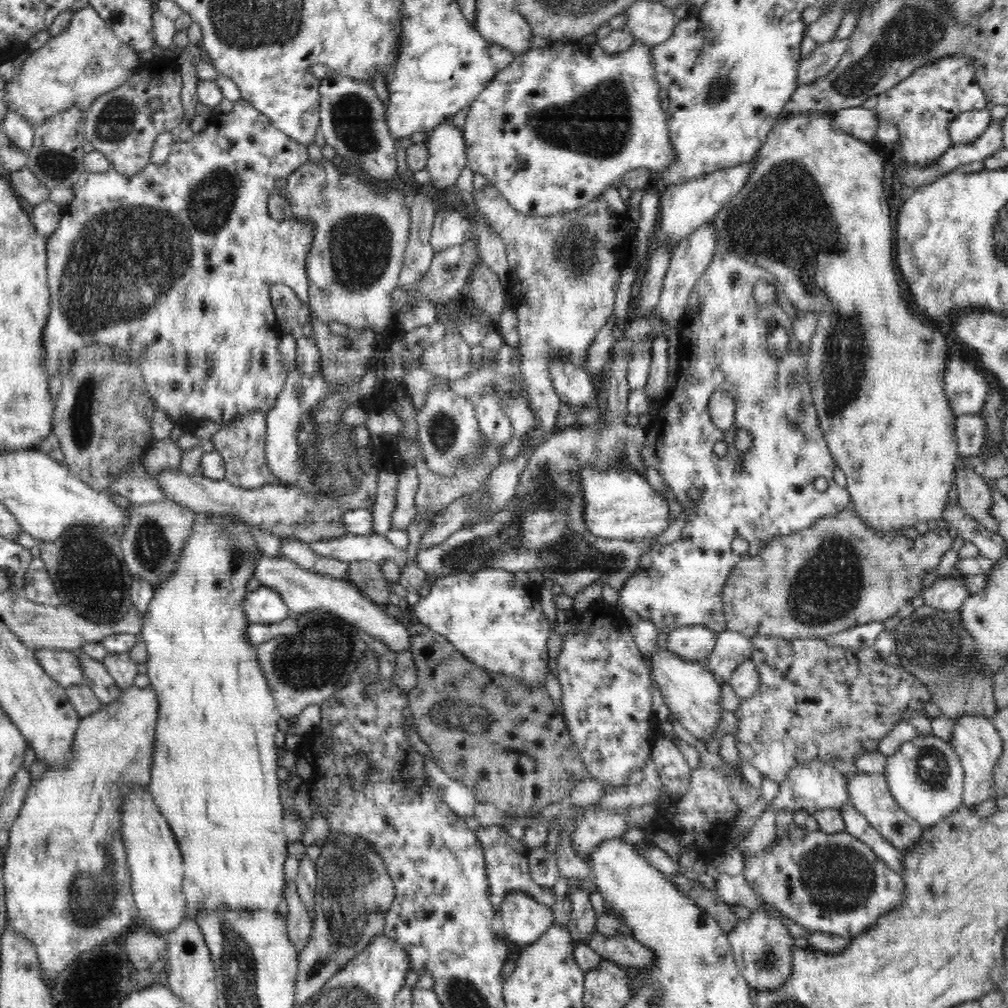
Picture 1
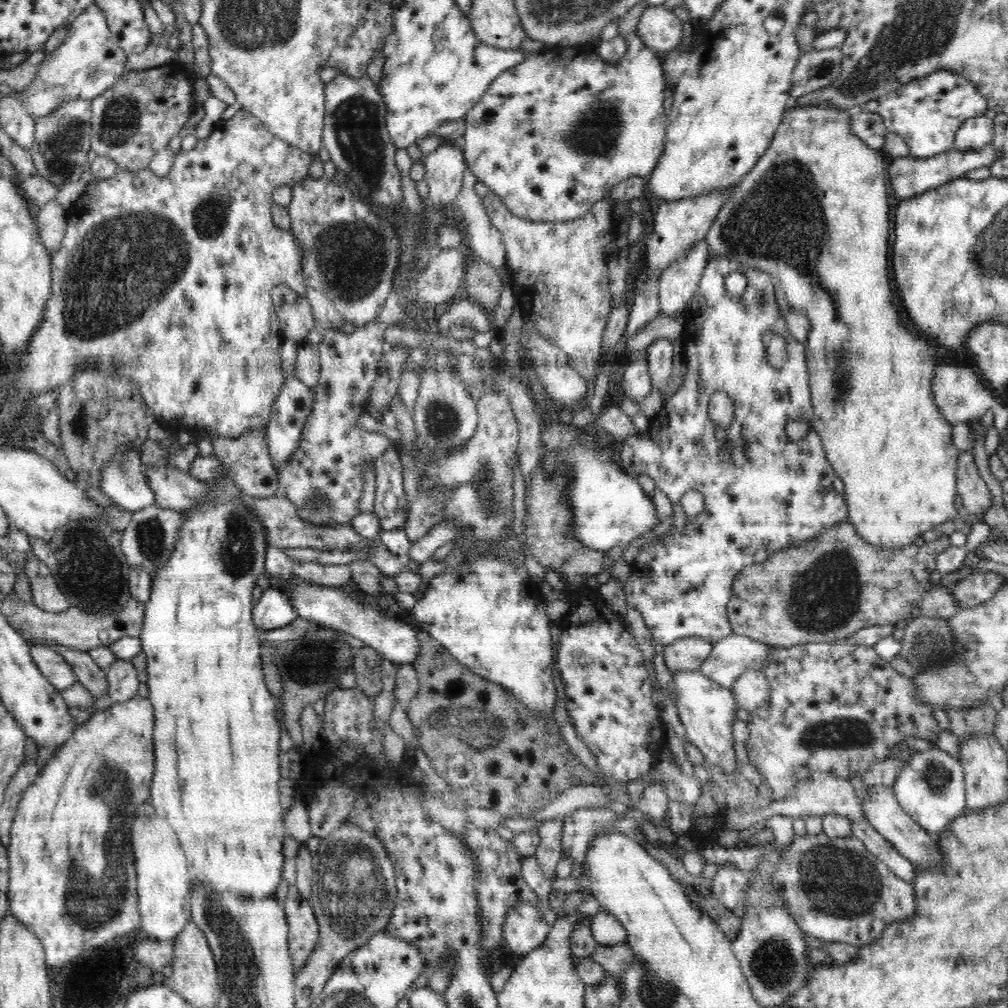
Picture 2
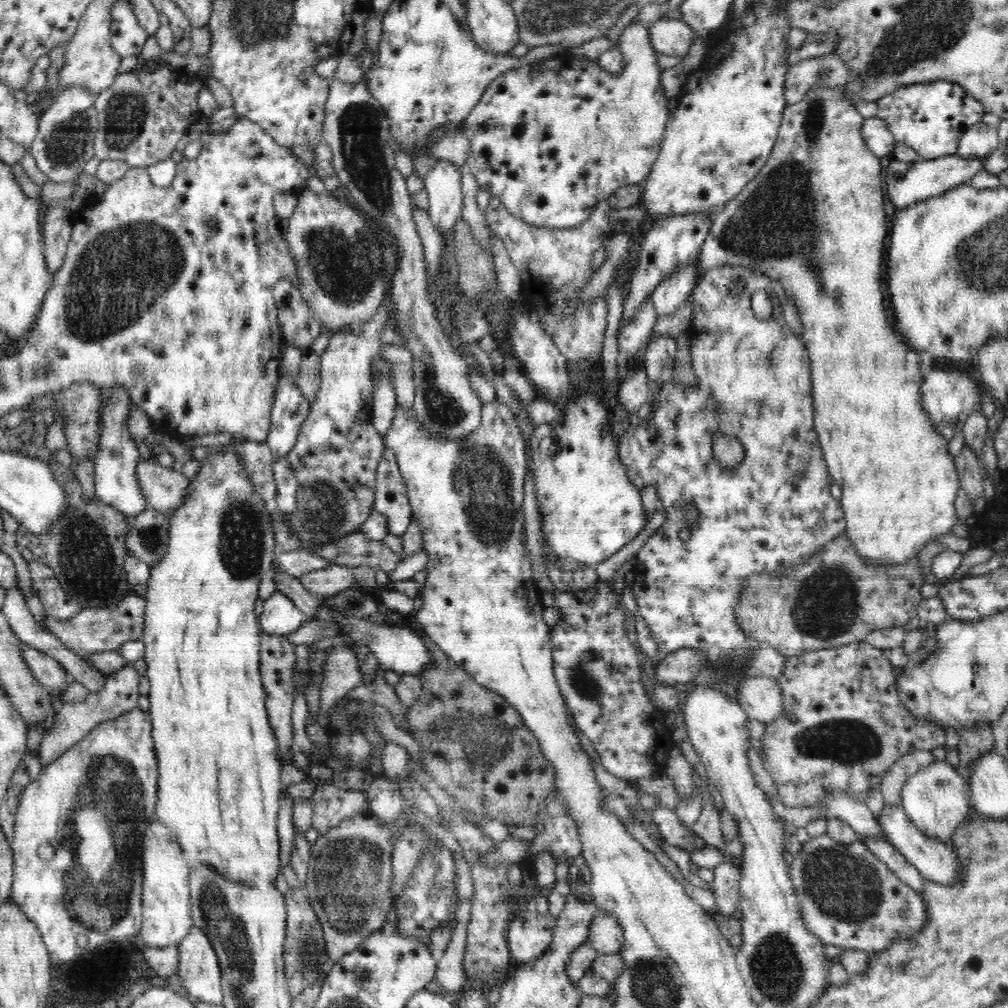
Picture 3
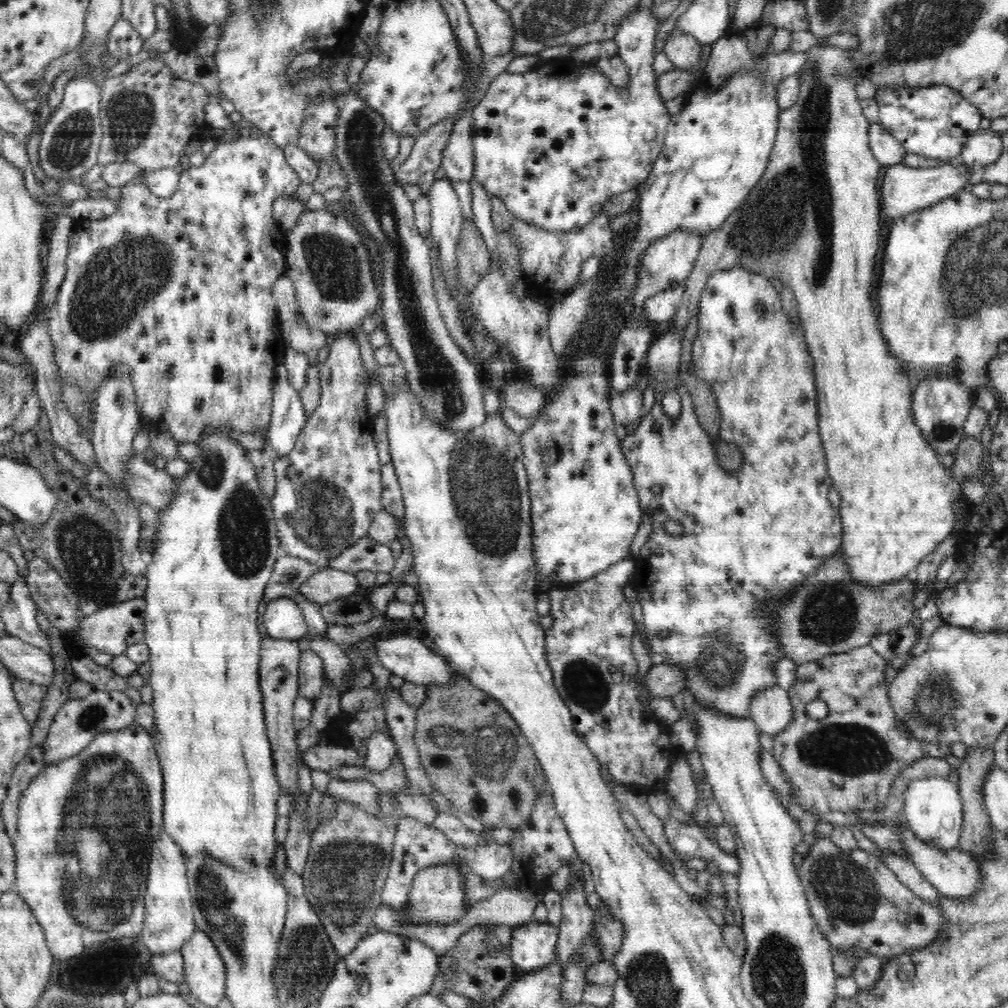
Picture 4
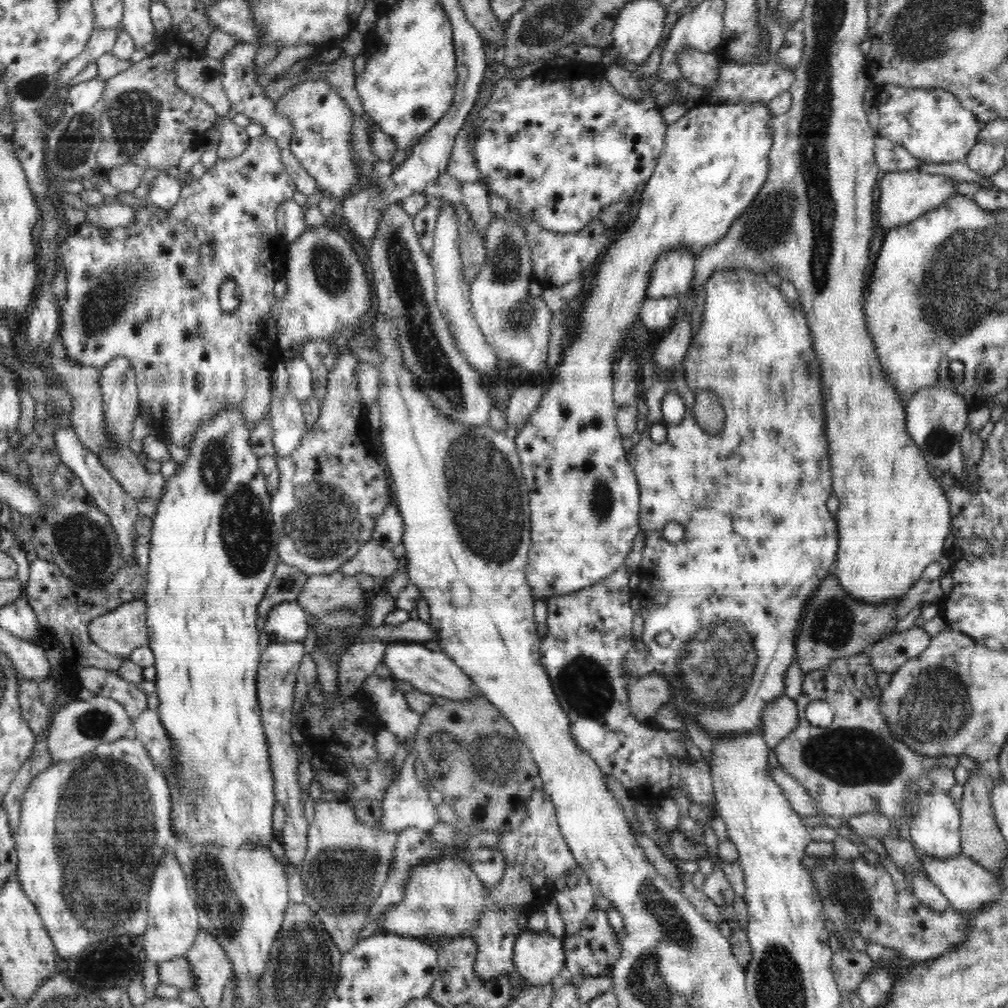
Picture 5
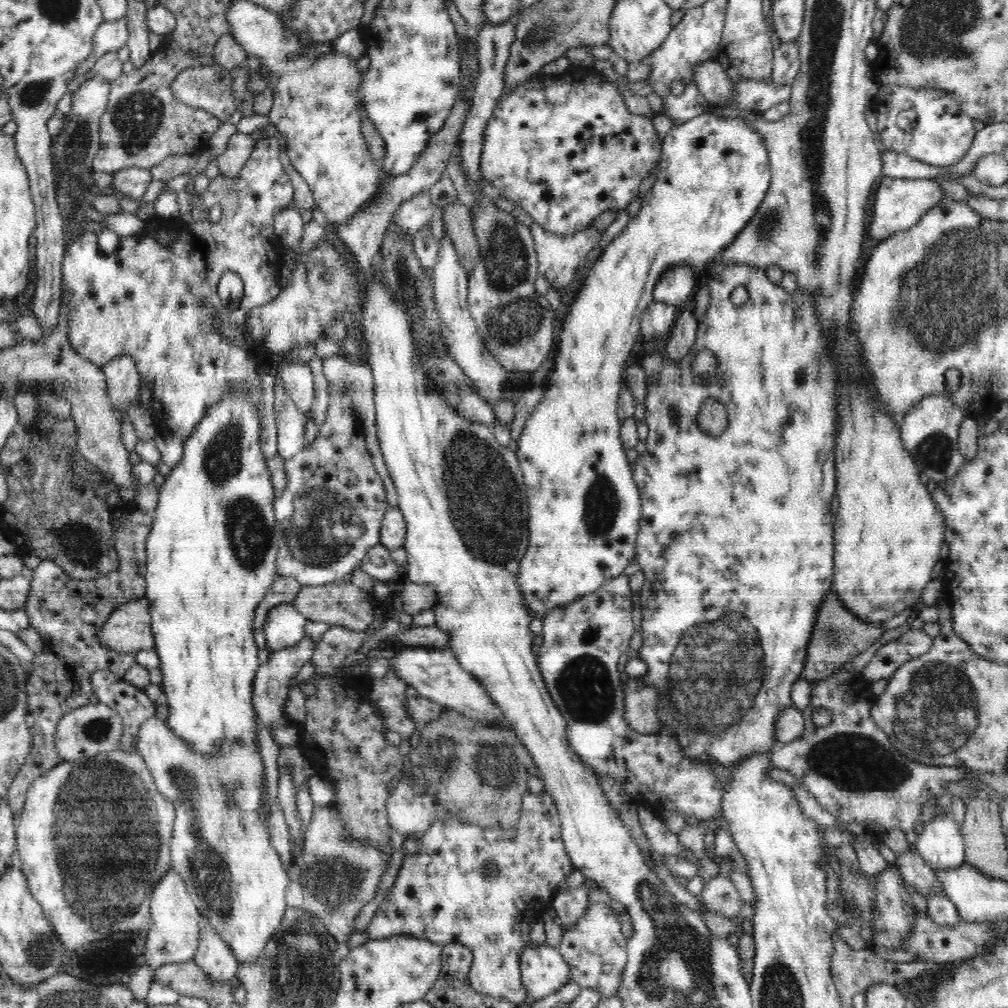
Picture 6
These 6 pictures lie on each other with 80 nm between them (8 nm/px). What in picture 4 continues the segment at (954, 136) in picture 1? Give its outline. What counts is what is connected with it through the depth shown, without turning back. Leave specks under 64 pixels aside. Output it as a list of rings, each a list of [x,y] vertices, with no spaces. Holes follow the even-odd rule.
[[[976,130],[974,136],[968,138],[968,144],[964,144],[964,150],[952,160],[970,168],[990,166],[998,160],[1003,149],[1001,136],[988,130]]]

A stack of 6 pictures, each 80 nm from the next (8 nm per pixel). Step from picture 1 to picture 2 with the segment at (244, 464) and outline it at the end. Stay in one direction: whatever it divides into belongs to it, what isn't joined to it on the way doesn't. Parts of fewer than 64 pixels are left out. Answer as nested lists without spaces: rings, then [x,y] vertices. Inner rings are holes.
[[[250,429],[235,437],[217,435],[213,441],[213,455],[225,466],[225,474],[231,480],[231,488],[237,488],[248,497],[267,497],[278,490],[278,475],[272,462],[264,429]]]

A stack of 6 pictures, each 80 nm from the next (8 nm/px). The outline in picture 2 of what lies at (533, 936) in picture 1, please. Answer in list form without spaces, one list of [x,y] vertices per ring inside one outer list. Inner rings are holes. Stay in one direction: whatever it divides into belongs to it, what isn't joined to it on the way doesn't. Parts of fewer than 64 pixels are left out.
[[[522,901],[508,909],[503,922],[503,937],[512,952],[528,954],[538,948],[557,921],[558,913],[543,906],[537,907]]]

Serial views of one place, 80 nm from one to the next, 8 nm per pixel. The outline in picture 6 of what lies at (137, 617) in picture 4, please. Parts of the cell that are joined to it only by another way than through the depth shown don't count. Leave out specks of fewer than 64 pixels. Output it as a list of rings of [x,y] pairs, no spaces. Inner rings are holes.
[[[146,598],[127,602],[100,628],[100,644],[124,653],[155,649],[151,626],[150,602]]]

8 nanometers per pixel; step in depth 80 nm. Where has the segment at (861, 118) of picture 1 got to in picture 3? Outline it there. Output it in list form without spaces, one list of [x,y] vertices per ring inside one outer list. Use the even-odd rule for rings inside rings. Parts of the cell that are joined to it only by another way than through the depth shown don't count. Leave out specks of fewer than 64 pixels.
[[[866,118],[862,122],[862,139],[872,154],[878,156],[880,159],[889,158],[894,159],[894,144],[896,140],[892,132],[888,130],[884,120],[880,118]]]

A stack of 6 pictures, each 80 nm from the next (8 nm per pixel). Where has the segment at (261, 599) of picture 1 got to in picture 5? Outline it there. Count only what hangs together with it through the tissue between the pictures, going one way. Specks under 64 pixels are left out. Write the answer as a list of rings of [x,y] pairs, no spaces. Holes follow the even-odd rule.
[[[297,601],[276,604],[265,618],[264,631],[270,641],[303,642],[309,628],[308,615]]]

